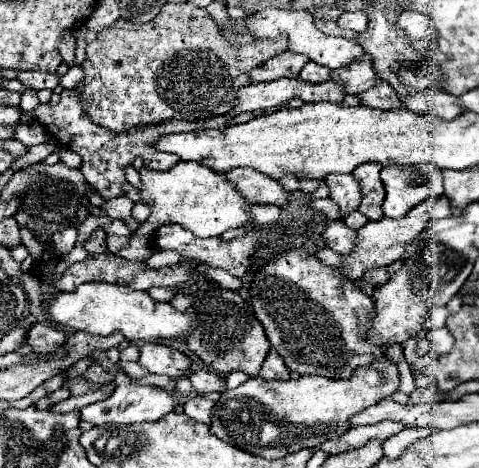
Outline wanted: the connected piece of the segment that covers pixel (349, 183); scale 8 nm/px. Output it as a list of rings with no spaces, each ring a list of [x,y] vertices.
[[[329,174],[325,184],[331,190],[331,200],[341,208],[341,214],[347,216],[361,204],[361,186],[353,174]]]

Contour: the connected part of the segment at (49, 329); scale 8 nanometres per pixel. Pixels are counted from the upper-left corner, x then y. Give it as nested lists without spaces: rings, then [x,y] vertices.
[[[35,322],[27,332],[29,332],[27,344],[31,346],[33,352],[39,352],[39,354],[49,354],[57,346],[63,346],[65,340],[67,340],[63,330],[59,330],[57,326],[41,324],[41,322]]]

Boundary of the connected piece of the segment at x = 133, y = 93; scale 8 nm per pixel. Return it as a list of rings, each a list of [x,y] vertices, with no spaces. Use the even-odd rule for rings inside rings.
[[[165,4],[151,22],[135,24],[119,18],[115,24],[99,32],[97,38],[87,44],[87,58],[83,62],[85,86],[77,86],[75,90],[89,98],[87,110],[93,122],[113,132],[129,132],[131,128],[165,120],[205,120],[227,114],[237,100],[239,88],[253,84],[249,72],[285,50],[287,46],[283,38],[281,42],[251,42],[233,50],[221,38],[217,24],[209,18],[205,8],[193,4]],[[249,48],[255,56],[249,56]]]

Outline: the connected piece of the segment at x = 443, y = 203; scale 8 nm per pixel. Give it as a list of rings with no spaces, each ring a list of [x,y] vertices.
[[[437,196],[437,198],[427,198],[425,202],[419,202],[419,206],[415,206],[413,210],[409,210],[403,218],[399,220],[391,220],[391,218],[381,218],[377,222],[367,222],[363,228],[357,230],[357,250],[353,250],[353,254],[345,256],[345,264],[343,264],[343,274],[347,278],[359,280],[361,274],[369,268],[375,266],[389,266],[395,260],[405,258],[407,254],[407,244],[413,242],[429,224],[429,220],[443,220],[443,218],[451,218],[451,200],[447,196]]]

